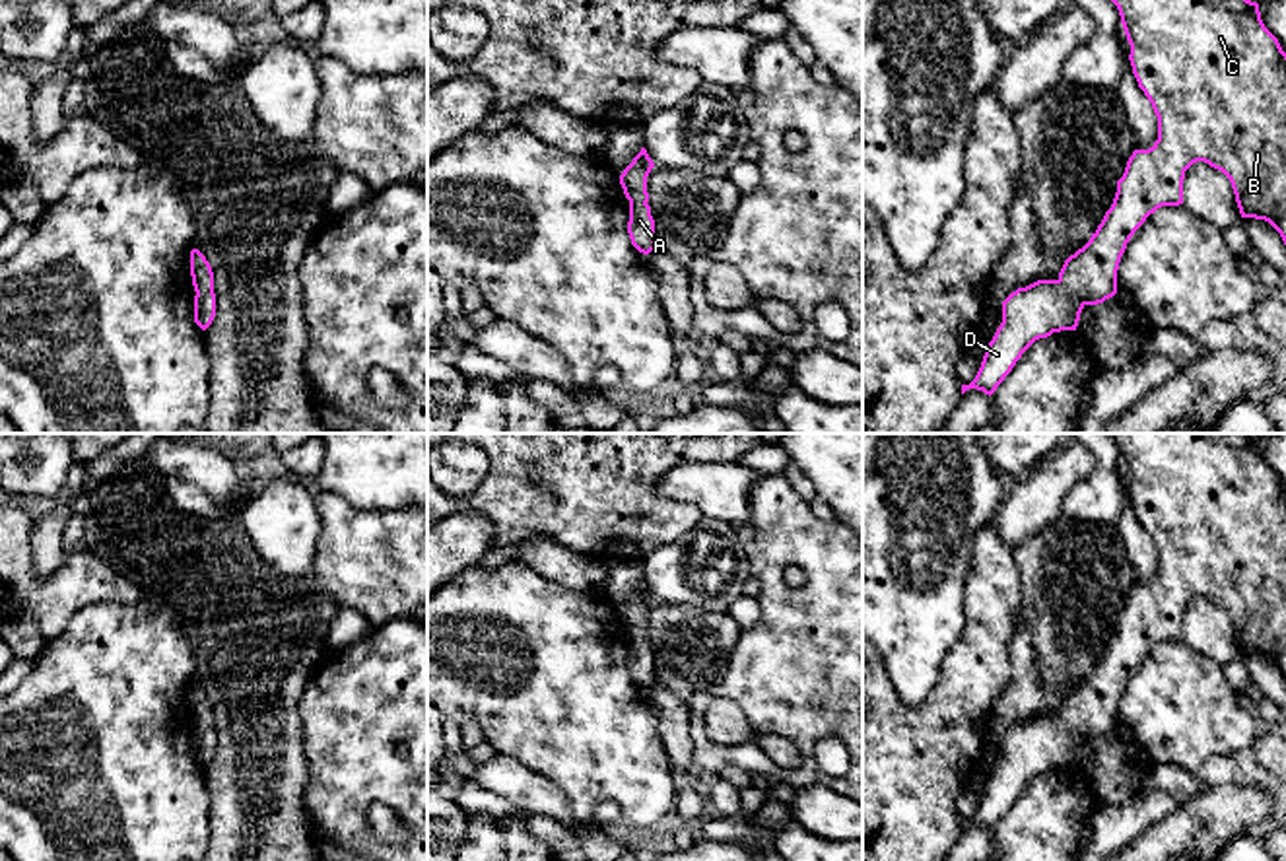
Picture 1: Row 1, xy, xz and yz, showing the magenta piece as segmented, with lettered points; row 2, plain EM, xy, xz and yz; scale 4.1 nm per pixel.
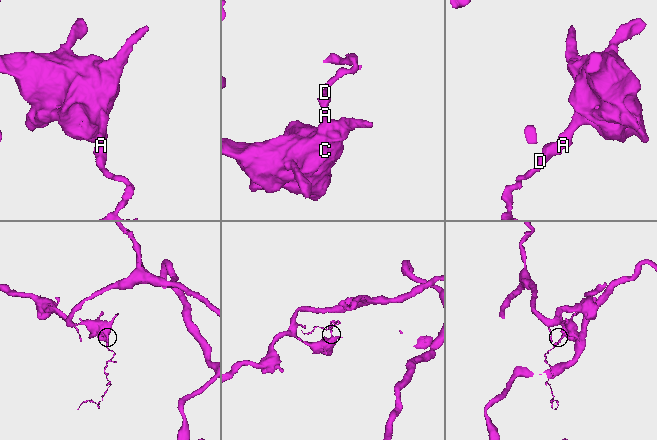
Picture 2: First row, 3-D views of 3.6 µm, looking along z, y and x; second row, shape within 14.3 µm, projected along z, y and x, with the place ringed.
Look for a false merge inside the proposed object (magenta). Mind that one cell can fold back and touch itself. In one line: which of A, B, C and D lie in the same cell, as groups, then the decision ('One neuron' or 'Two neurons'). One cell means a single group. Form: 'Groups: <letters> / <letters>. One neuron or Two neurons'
Groups: A B C D. One neuron

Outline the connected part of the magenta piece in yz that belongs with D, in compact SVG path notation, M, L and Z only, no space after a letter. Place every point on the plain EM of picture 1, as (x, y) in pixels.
M1111 433L1111 437L1119 445L1121 459L1123 459L1127 476L1131 480L1129 496L1133 501L1133 509L1138 517L1138 523L1144 527L1144 531L1152 538L1152 544L1158 552L1158 575L1148 585L1133 587L1133 591L1127 597L1123 612L1117 616L1117 628L1115 628L1111 643L1105 647L1101 659L1092 669L1090 676L1065 696L1059 707L1059 713L1037 715L1026 723L1018 723L1002 737L1002 758L985 785L985 791L975 814L969 820L962 820L962 830L969 824L977 824L991 832L997 826L997 822L1004 816L1004 812L1012 807L1012 803L1022 793L1022 789L1035 775L1047 774L1053 768L1061 768L1061 766L1076 766L1080 748L1086 740L1098 740L1113 733L1117 729L1117 706L1119 706L1121 692L1127 684L1127 678L1131 676L1134 667L1146 657L1146 653L1154 649L1158 643L1183 639L1185 606L1197 597L1208 599L1210 603L1222 606L1230 614L1241 653L1255 653L1255 655L1269 657L1280 669L1286 680L1286 488L1282 486L1278 474L1265 463L1261 455L1259 439L1251 437L1249 433Z

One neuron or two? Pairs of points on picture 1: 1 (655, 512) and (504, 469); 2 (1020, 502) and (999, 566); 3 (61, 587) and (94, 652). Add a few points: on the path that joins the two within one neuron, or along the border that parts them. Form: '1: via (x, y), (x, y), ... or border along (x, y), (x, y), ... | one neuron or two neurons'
1: via (618, 508), (575, 469), (541, 469) | one neuron
2: border along (991, 523), (1013, 551) | two neurons
3: border along (119, 603), (84, 605), (47, 644) | two neurons

